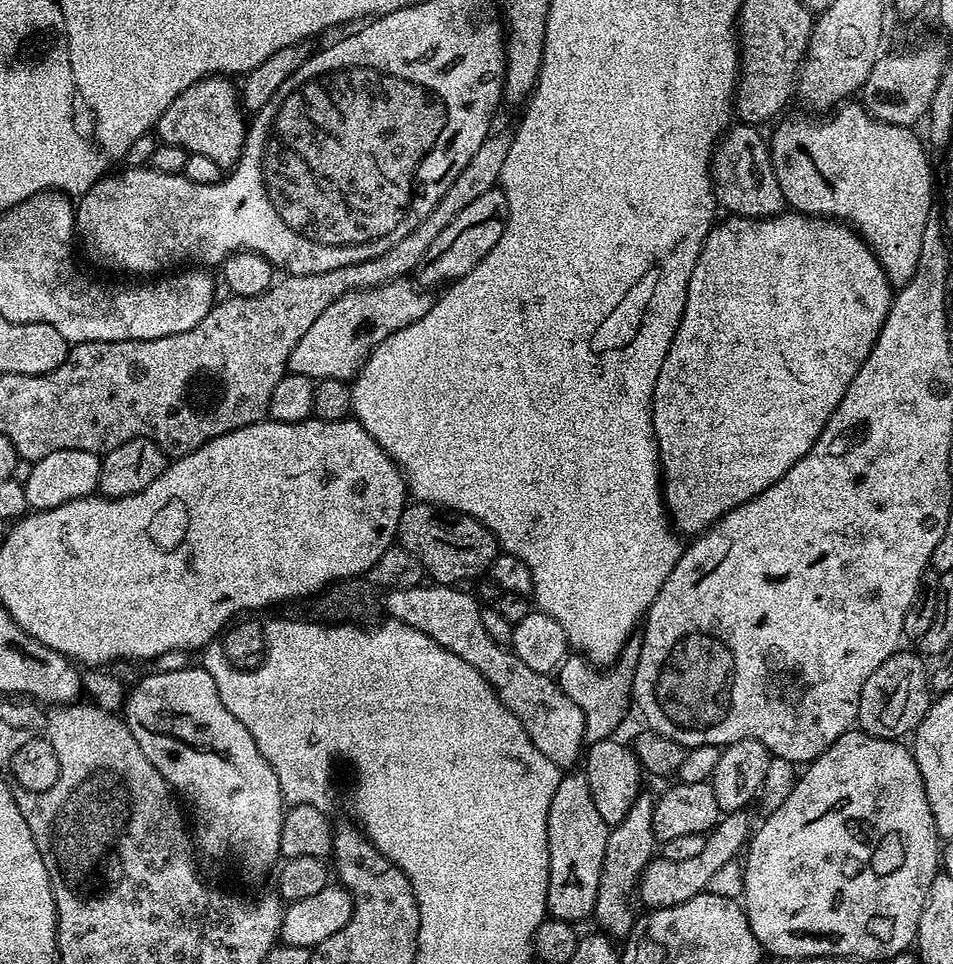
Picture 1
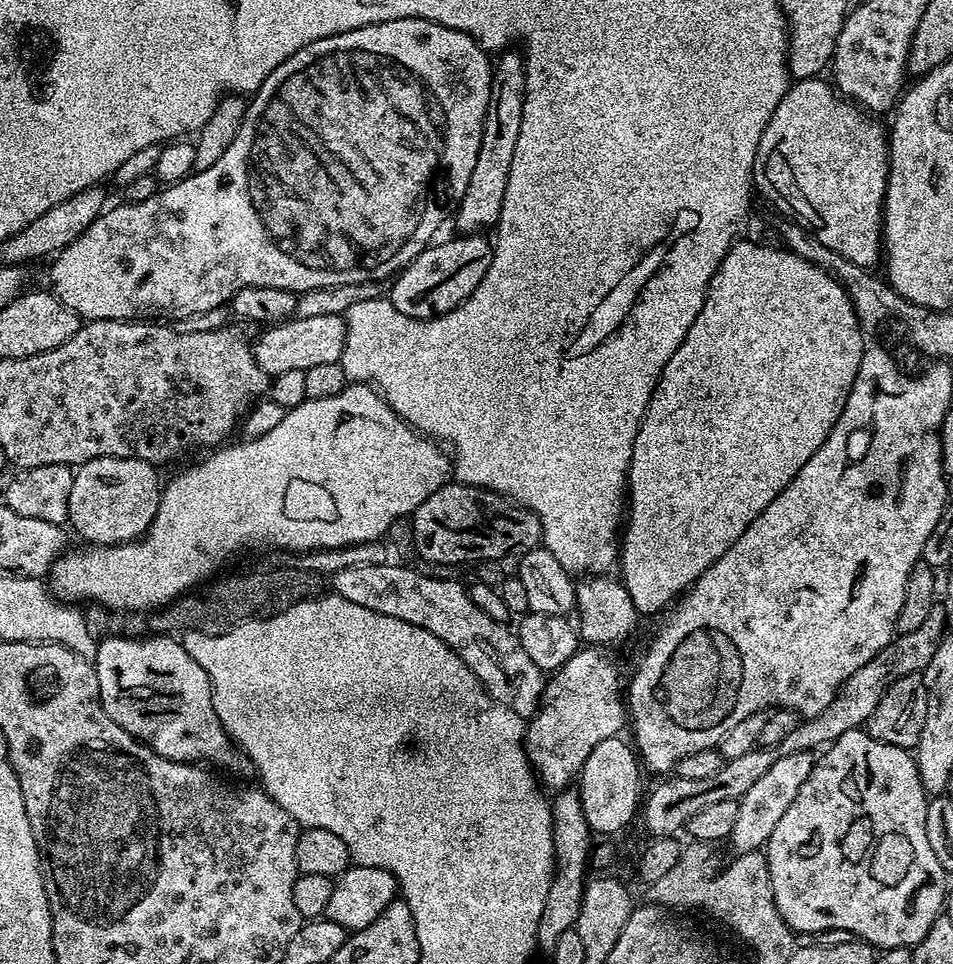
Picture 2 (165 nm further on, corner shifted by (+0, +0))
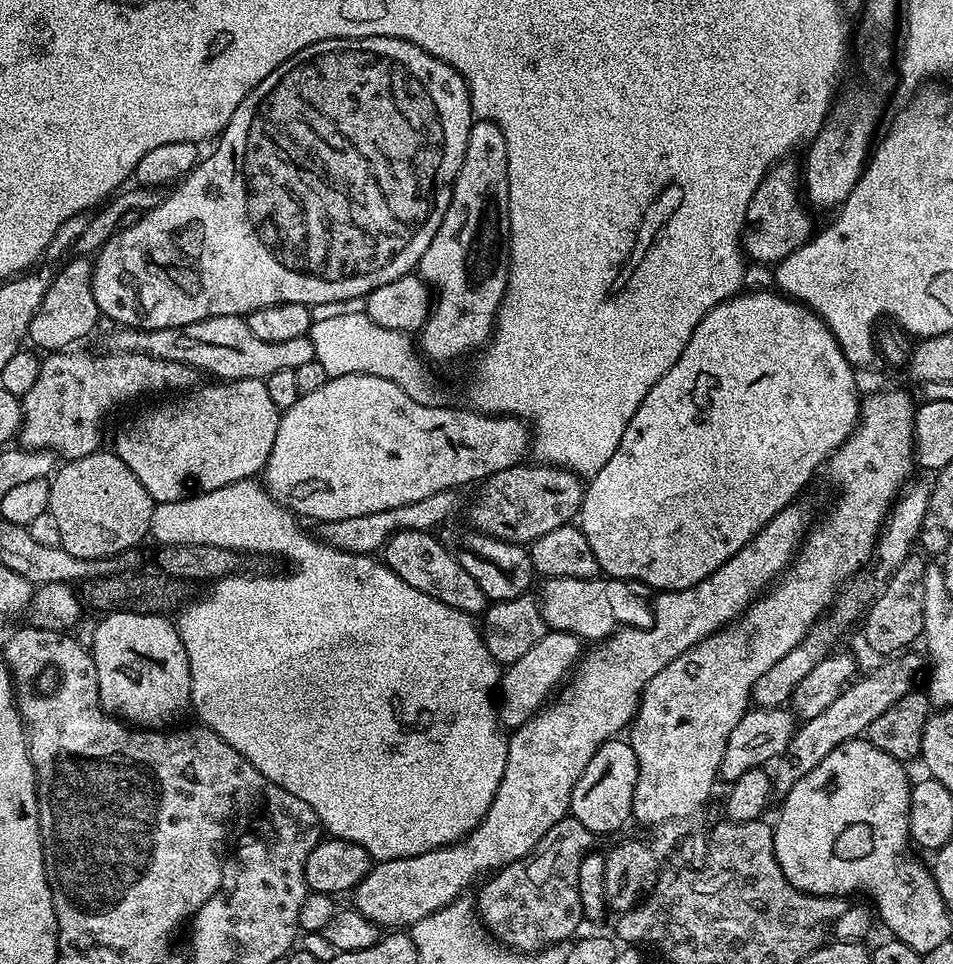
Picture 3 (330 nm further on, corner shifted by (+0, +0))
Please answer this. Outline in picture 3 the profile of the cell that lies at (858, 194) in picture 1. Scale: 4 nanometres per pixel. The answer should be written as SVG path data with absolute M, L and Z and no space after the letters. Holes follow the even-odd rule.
M792 162L776 164L764 175L758 190L754 190L754 198L750 198L750 206L744 215L742 251L745 257L752 259L753 256L760 264L779 264L796 248L801 248L814 234L813 213L802 199L802 184L798 179L797 165L795 168L788 163Z

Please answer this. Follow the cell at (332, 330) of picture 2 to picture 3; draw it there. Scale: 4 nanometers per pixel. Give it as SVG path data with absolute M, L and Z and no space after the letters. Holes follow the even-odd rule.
M215 316L206 318L202 322L187 324L181 328L138 328L121 327L112 336L111 347L117 352L145 352L154 358L162 358L170 362L182 362L199 370L209 372L209 377L219 378L221 381L230 380L263 380L265 376L276 373L278 370L295 370L314 358L314 346L308 336L289 338L287 342L262 342L262 338L254 338L250 334L247 319L242 316Z

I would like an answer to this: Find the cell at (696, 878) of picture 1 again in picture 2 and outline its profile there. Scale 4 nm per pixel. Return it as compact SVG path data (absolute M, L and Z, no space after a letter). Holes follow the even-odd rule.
M799 752L798 754L786 754L746 790L746 794L738 801L738 818L734 821L734 828L730 837L732 852L739 854L742 852L759 852L767 845L770 834L774 834L774 826L778 826L778 821L782 814L790 807L790 802L798 798L798 790L802 790L802 782L810 778L810 770L814 763L812 752Z

